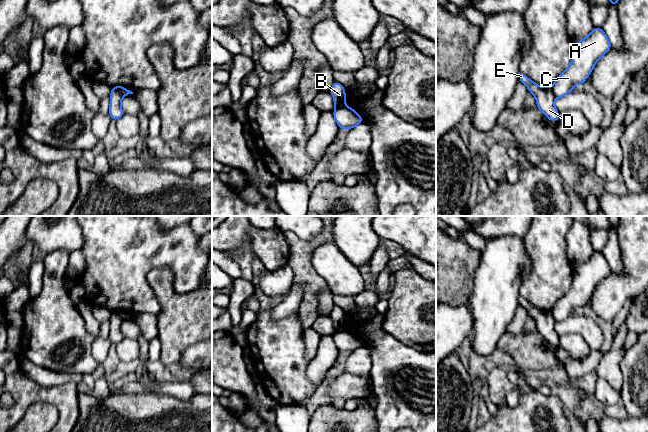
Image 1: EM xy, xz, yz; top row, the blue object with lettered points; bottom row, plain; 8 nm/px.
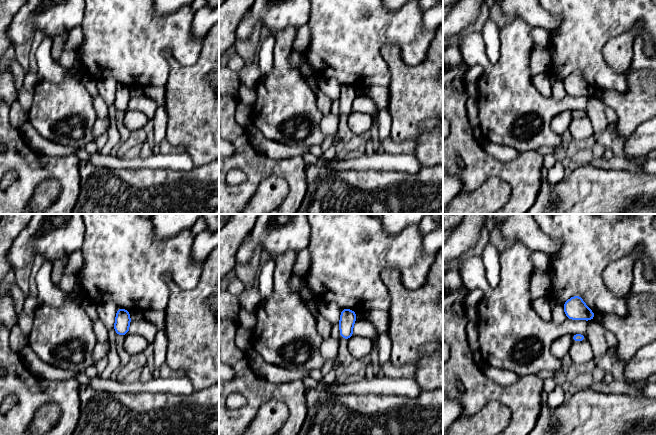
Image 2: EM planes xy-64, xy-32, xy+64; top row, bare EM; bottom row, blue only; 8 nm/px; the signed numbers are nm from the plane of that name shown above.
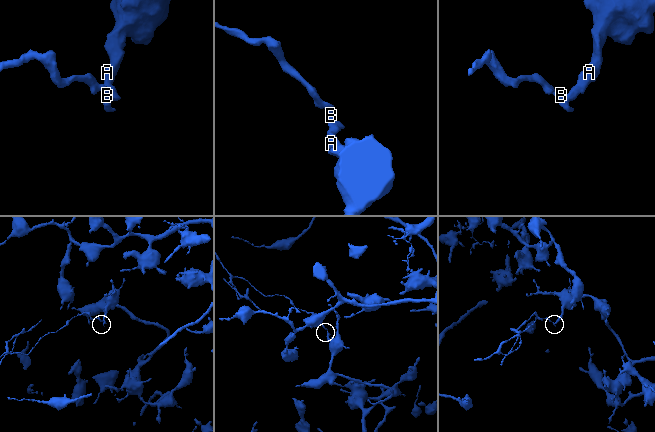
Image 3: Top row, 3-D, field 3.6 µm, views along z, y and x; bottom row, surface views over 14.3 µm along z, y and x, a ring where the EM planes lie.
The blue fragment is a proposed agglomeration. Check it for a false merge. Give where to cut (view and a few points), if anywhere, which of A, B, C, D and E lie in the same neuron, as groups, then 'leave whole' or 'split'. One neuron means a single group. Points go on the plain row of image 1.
cut yz (550, 311), (556, 321); groups A C / B D E; split

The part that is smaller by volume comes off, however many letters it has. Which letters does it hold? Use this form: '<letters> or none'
B, D, E

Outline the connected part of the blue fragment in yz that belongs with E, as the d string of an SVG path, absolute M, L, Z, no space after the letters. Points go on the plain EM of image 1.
M521 295L519 296L519 306L524 307L529 316L531 316L536 324L538 333L551 345L558 345L559 337L554 329L556 323L551 311L542 311L530 304Z

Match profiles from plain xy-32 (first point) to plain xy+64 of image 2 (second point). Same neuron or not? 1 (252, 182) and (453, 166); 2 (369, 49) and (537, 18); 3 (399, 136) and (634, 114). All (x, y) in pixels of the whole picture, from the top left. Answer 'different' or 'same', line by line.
1: same
2: different
3: same

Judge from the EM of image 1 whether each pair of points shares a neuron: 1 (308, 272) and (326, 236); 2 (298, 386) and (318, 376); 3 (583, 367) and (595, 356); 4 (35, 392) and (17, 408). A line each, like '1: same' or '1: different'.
1: same
2: different
3: same
4: same

